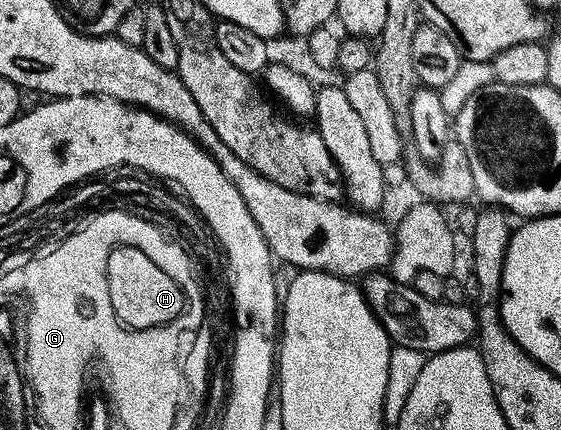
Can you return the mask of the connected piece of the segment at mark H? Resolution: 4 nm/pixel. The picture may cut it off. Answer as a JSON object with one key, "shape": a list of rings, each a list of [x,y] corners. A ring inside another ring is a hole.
{"shape":[[[105,242],[105,268],[109,272],[111,280],[111,290],[105,292],[107,304],[111,310],[111,318],[119,322],[123,328],[135,328],[141,330],[139,334],[147,334],[153,330],[167,330],[173,326],[177,320],[189,314],[189,304],[191,296],[187,296],[187,288],[175,278],[175,264],[171,262],[169,268],[163,268],[147,250],[133,242]]]}

